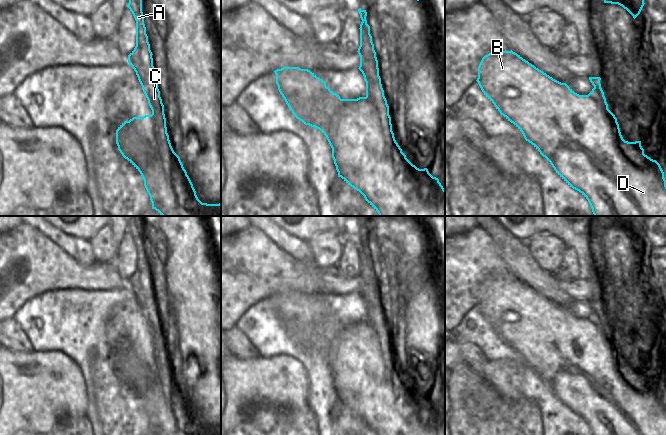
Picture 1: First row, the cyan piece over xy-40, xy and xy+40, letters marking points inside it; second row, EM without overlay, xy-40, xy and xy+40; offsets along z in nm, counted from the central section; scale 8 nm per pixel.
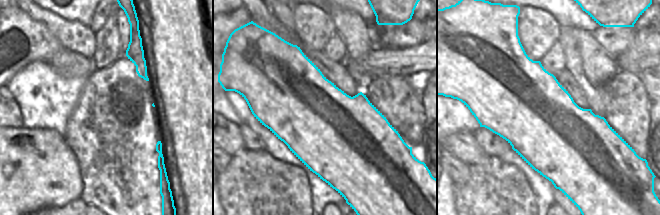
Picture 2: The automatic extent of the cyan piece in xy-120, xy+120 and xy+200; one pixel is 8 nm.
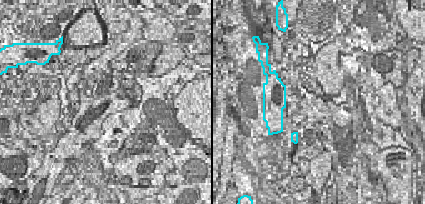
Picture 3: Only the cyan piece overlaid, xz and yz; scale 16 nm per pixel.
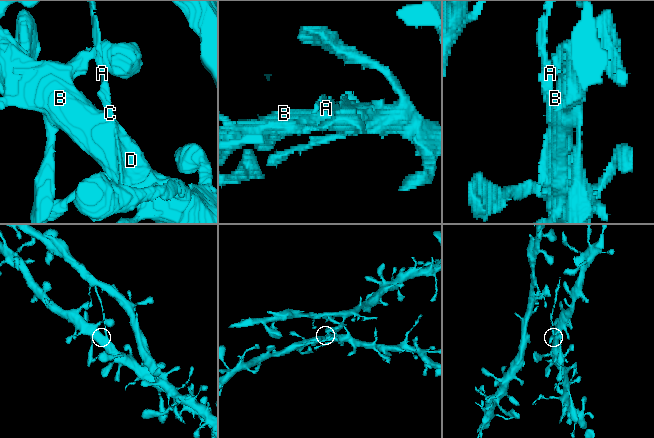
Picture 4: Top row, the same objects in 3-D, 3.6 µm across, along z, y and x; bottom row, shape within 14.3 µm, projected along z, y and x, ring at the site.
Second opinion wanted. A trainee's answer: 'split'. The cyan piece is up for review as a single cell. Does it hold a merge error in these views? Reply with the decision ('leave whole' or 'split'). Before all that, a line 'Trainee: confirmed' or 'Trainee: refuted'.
Trainee: confirmed
split

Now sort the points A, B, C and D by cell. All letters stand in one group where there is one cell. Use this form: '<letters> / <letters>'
A C / B D

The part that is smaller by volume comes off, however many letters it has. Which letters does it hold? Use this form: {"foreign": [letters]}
{"foreign": ["A", "C"]}

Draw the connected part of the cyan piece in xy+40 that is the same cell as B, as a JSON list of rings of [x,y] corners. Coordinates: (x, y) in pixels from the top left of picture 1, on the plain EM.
[[[512,274],[485,279],[476,305],[500,338],[522,356],[570,411],[588,424],[592,435],[666,435],[666,404],[660,388],[644,378],[641,365],[623,363],[617,342],[610,334],[606,336],[599,325],[575,317]]]

